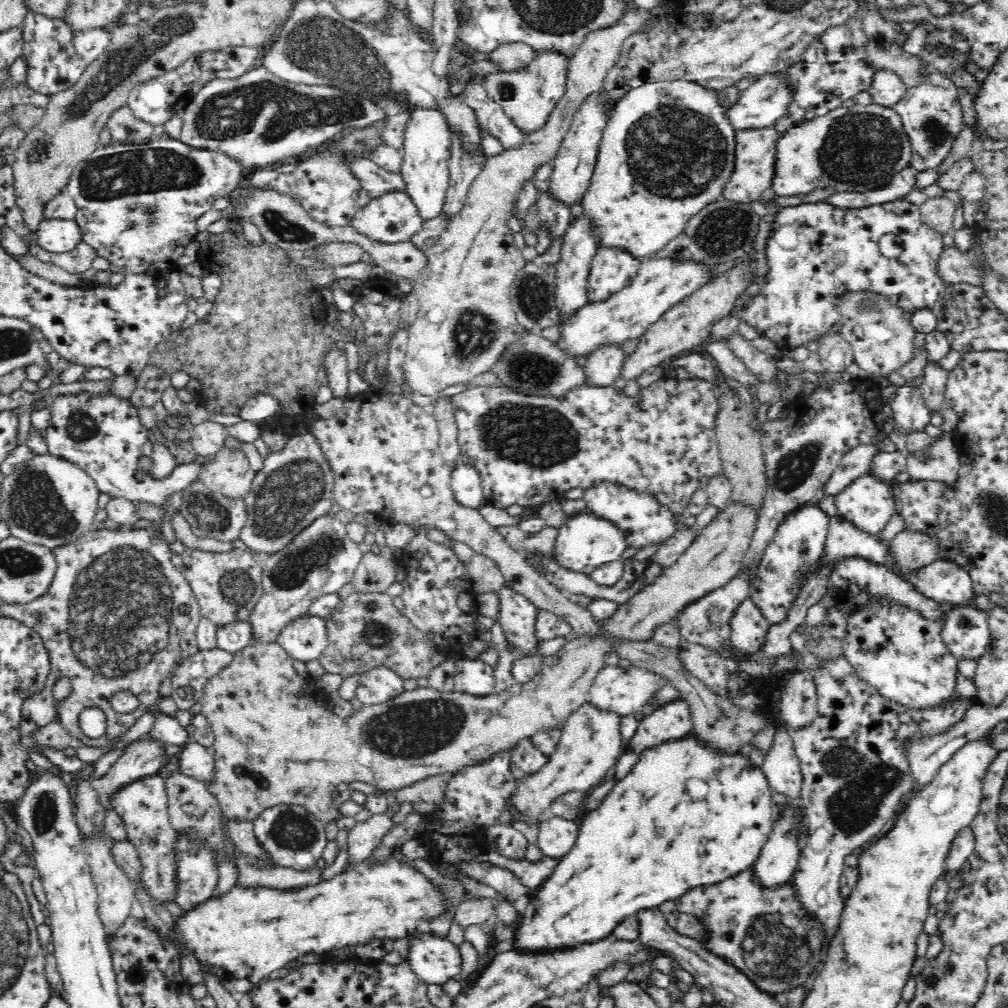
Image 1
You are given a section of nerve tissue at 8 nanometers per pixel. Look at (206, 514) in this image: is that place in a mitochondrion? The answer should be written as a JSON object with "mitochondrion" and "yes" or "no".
{"mitochondrion":"yes"}

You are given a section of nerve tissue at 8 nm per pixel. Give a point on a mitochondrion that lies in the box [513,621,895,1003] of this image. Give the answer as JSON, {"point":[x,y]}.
{"point":[776,948]}

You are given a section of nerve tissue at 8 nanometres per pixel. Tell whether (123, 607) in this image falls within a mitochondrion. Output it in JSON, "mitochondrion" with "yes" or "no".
{"mitochondrion":"yes"}

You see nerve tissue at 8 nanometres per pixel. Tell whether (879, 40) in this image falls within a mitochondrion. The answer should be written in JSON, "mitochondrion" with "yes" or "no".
{"mitochondrion":"no"}

